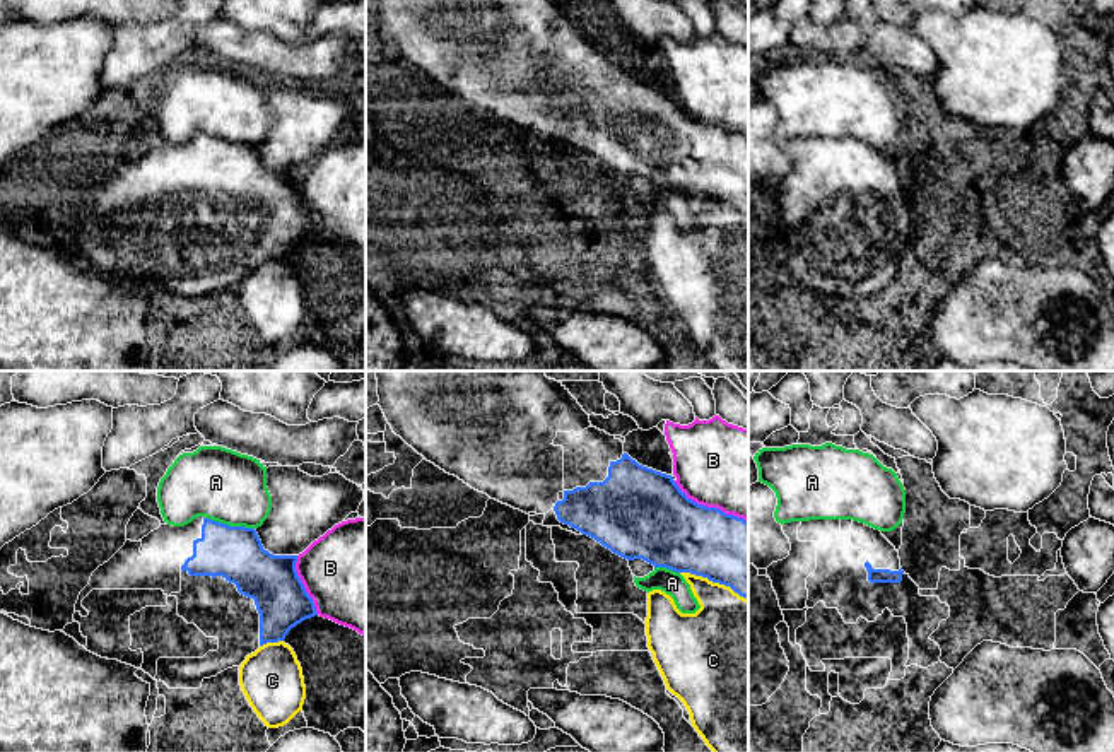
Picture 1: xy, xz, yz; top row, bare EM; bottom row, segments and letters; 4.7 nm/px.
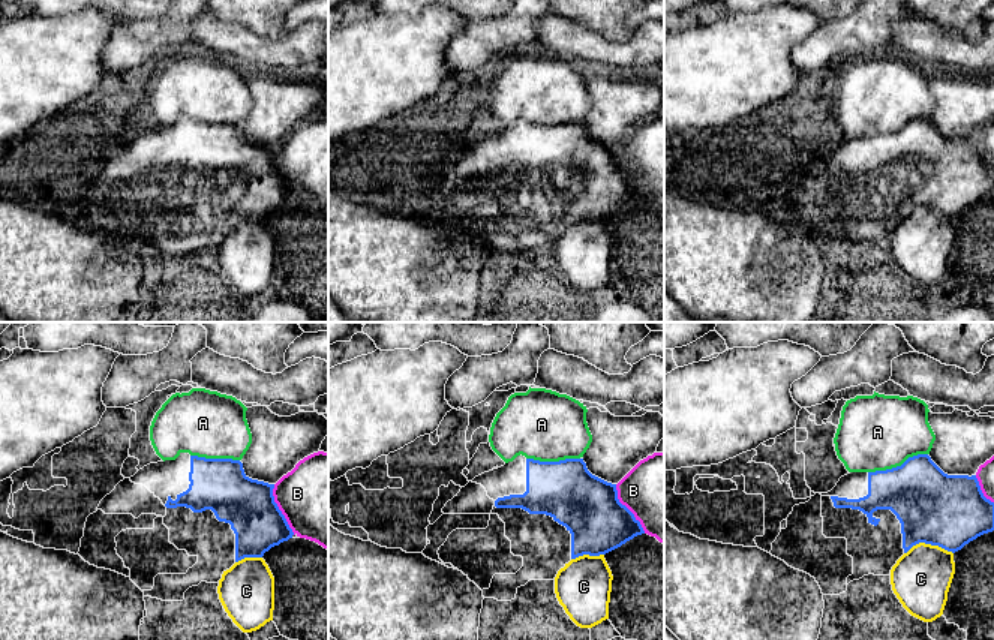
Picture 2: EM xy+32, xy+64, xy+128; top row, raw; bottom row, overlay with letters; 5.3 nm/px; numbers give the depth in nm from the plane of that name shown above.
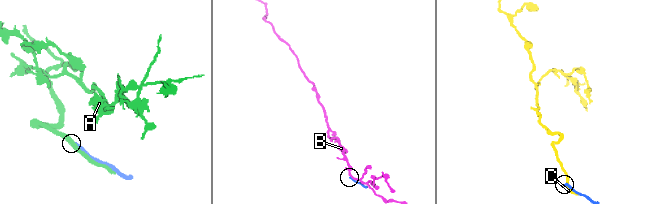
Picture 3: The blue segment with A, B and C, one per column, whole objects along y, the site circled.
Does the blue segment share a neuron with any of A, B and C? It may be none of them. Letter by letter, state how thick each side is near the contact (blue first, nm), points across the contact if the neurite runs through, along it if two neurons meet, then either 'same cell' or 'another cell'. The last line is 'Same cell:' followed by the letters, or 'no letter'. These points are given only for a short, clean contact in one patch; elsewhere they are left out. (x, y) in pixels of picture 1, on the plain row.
A: 260 nm thick on the blue side, 340 nm on the other; another cell
B: 360 nm thick on the blue side, 420 nm on the other; another cell
C: 340 nm thick on the blue side, 360 nm on the other; another cell
Same cell: no letter

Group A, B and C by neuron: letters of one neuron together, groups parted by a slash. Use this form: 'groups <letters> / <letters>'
groups A / B / C

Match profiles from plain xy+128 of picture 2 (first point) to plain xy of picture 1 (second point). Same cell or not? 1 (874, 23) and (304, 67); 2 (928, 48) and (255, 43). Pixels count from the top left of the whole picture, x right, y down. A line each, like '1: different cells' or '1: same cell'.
1: different cells
2: same cell

